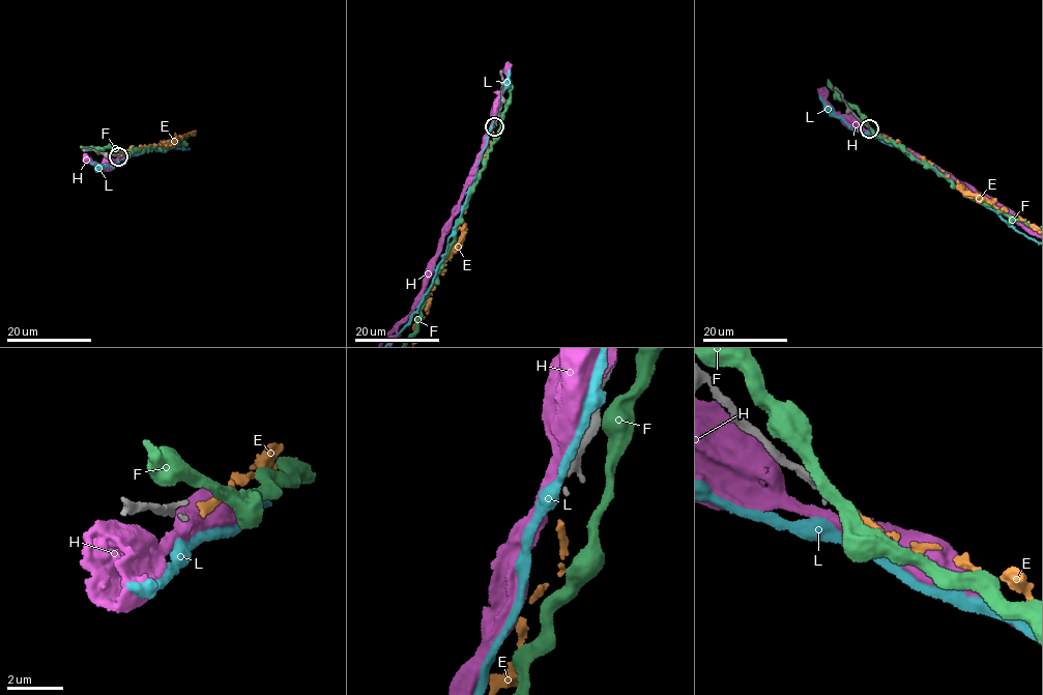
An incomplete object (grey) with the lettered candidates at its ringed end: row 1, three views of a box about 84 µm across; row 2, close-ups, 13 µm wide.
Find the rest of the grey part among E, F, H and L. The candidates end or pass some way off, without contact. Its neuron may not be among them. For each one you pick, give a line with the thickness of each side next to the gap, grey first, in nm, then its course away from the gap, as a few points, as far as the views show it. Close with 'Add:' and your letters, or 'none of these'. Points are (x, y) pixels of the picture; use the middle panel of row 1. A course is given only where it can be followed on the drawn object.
E: 80 nm thick on the grey side, 260 nm on the other
Add: E

